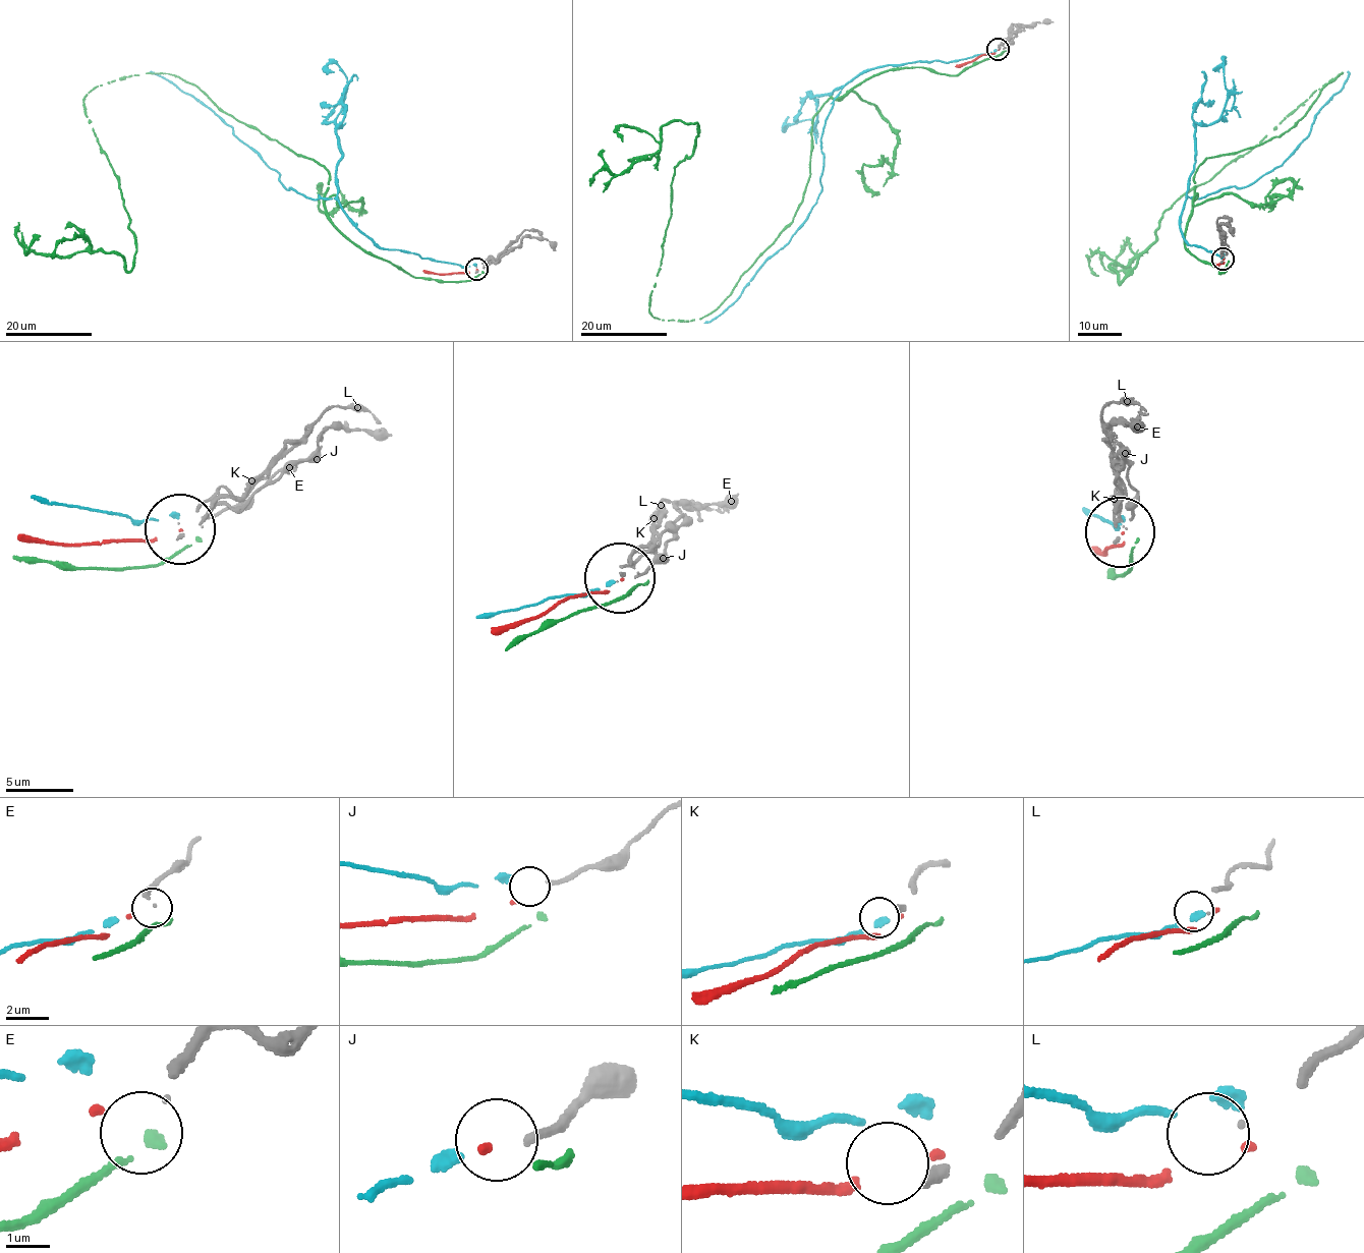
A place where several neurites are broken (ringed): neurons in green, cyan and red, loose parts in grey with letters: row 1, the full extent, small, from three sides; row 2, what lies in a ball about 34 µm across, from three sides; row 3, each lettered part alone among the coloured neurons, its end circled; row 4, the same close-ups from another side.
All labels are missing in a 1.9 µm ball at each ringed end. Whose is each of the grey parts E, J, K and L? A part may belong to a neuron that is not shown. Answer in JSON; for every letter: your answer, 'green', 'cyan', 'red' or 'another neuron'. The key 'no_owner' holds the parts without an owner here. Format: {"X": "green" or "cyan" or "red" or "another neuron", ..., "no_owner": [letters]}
{"E": "red", "J": "cyan", "K": "another neuron", "L": "another neuron", "no_owner": ["K", "L"]}

